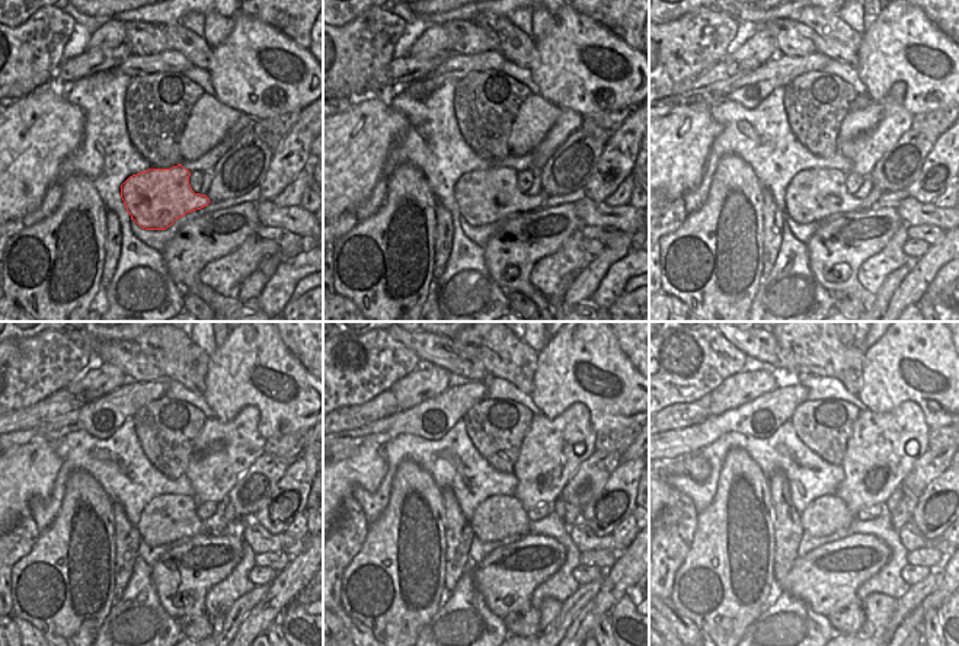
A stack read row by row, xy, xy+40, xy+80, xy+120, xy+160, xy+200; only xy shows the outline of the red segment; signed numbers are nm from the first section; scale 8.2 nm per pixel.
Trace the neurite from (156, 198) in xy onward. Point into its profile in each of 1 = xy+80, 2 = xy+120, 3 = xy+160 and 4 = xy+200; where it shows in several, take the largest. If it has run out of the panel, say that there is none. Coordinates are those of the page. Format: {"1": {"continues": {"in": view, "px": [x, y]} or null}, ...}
{"1": {"continues": {"in": "xy+80", "px": [812, 195]}}, "2": {"continues": {"in": "xy+120", "px": [166, 518]}}, "3": {"continues": {"in": "xy+160", "px": [498, 517]}}, "4": {"continues": {"in": "xy+200", "px": [827, 514]}}}

